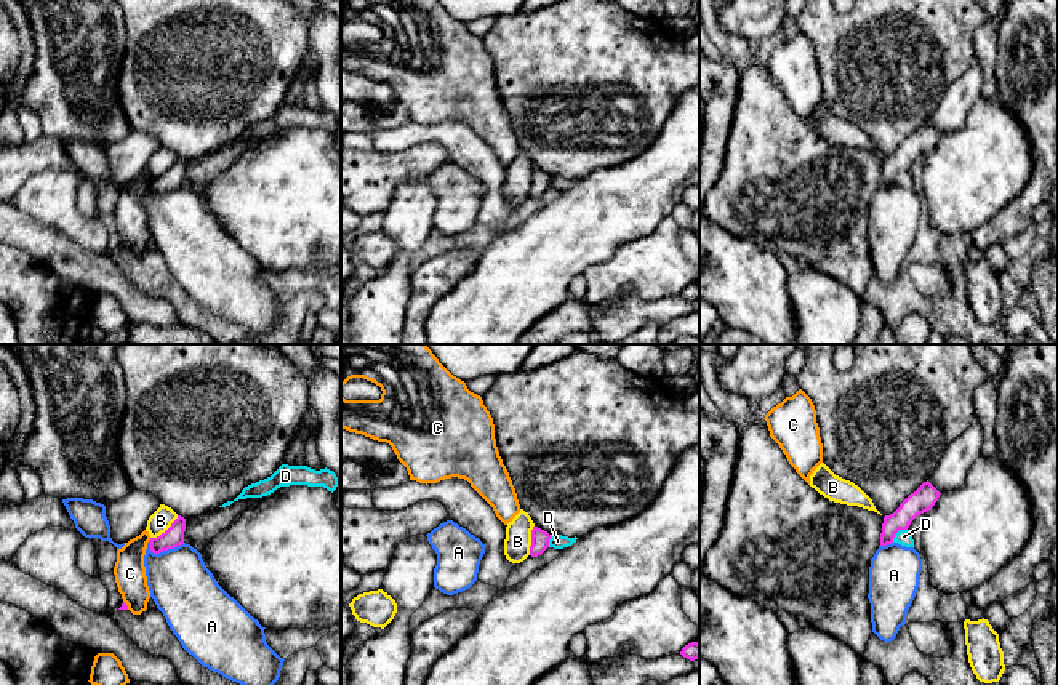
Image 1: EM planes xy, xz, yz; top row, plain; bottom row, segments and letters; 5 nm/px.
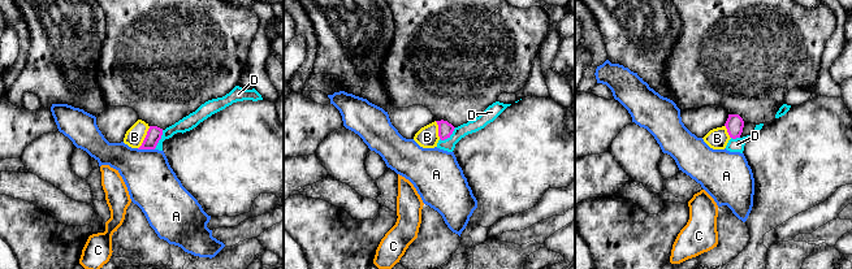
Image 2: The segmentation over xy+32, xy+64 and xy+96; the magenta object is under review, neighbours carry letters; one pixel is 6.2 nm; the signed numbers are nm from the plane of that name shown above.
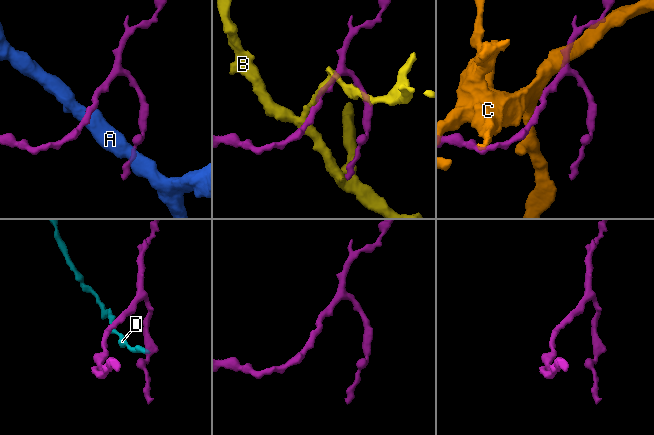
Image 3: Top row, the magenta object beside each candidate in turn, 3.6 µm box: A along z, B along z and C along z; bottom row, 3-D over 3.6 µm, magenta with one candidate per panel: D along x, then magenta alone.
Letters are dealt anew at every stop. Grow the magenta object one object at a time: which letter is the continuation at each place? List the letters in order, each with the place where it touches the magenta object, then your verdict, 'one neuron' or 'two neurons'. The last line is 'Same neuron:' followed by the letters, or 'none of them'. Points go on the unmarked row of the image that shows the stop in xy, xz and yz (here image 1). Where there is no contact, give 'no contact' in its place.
A: contact xy (167, 191); two neurons
B: contact xy (167, 172); two neurons
C: contact xy (127, 247); two neurons
D: contact yz (897, 173); two neurons
Same neuron: none of them

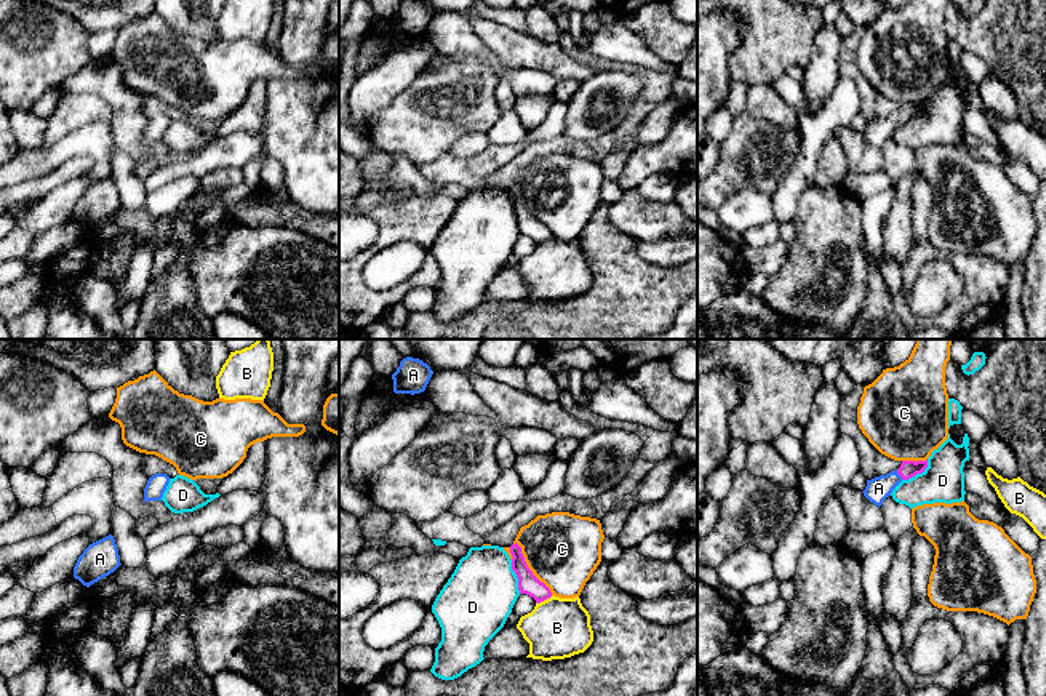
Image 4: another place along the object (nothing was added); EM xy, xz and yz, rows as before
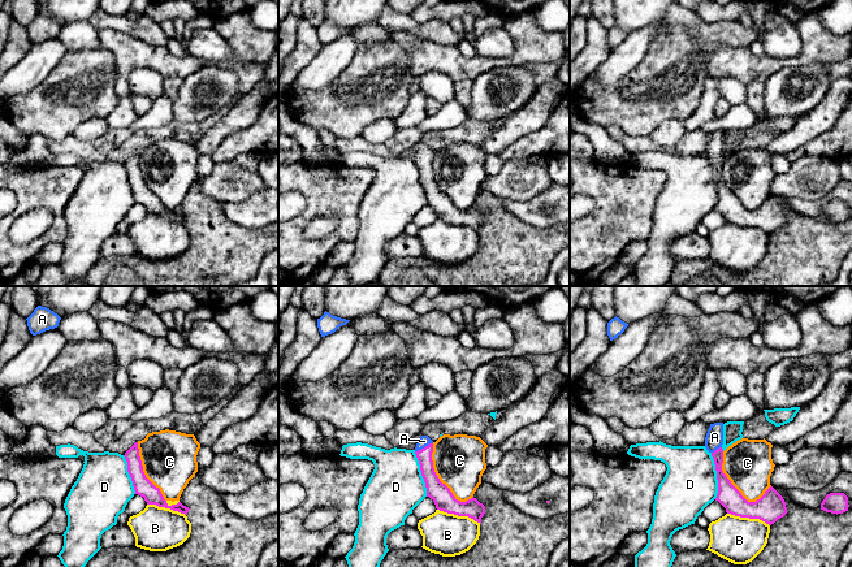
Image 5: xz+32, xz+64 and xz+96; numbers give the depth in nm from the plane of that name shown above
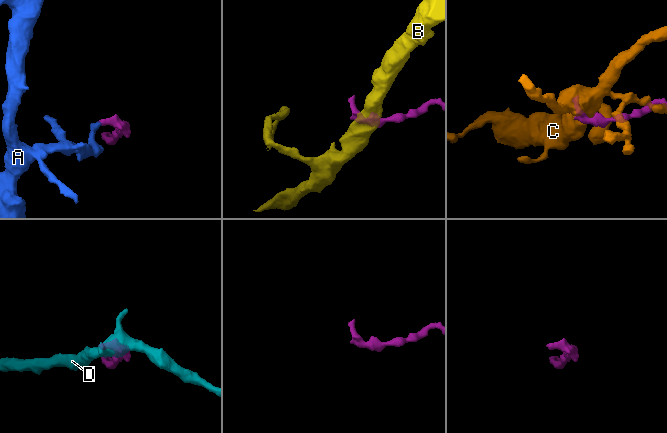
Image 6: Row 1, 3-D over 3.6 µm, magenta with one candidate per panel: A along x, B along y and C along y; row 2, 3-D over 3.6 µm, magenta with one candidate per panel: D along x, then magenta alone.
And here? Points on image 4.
A: contact yz (899, 116); one neuron
B: contact xz (544, 240); two neurons
C: contact xz (528, 210); two neurons
D: contact yz (917, 114); two neurons
Same neuron: A

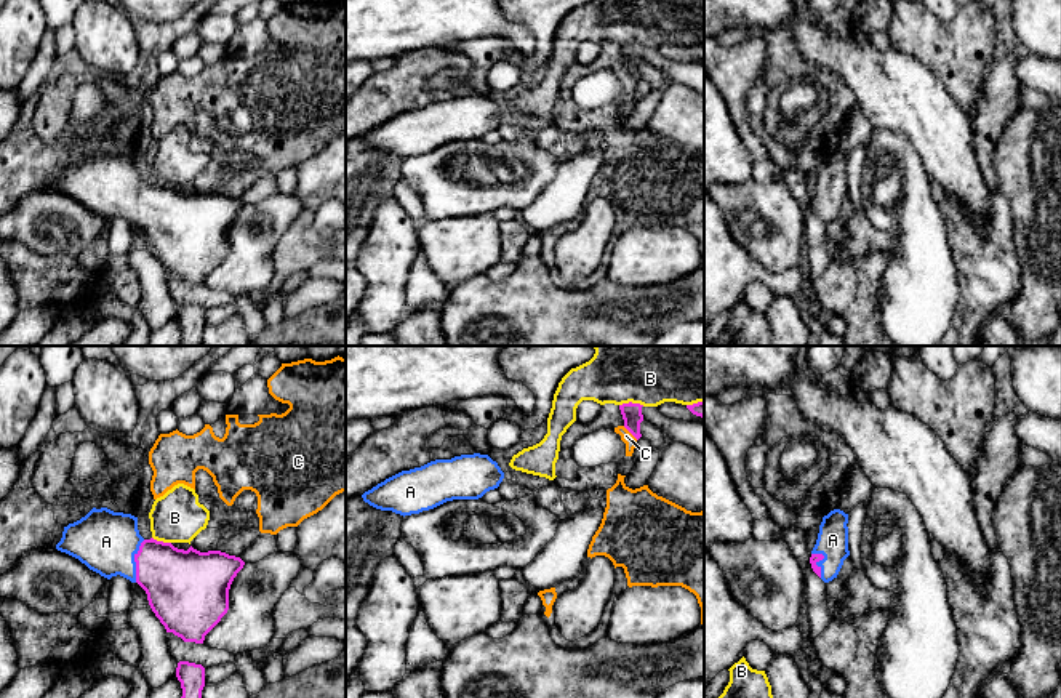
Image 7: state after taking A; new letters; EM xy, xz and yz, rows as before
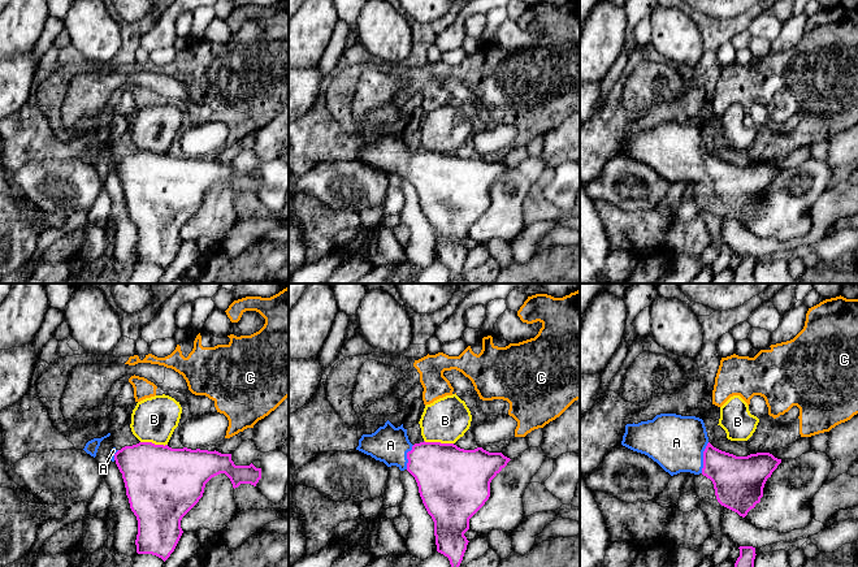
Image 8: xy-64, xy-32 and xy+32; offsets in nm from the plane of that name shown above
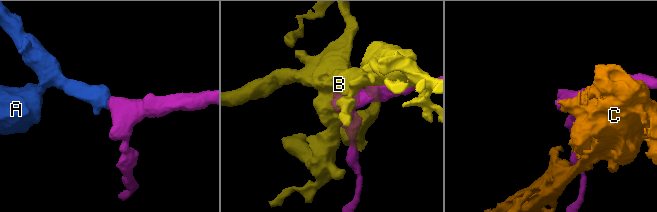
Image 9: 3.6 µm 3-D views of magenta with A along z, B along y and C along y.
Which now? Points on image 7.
A: contact xy (135, 202); one neuron
B: contact xz (632, 45); two neurons
C: contact xz (631, 74); two neurons
Same neuron: A

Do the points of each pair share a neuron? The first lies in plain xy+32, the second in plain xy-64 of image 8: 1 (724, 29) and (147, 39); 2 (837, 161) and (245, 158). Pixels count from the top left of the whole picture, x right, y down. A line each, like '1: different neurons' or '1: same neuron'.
1: different neurons
2: different neurons

